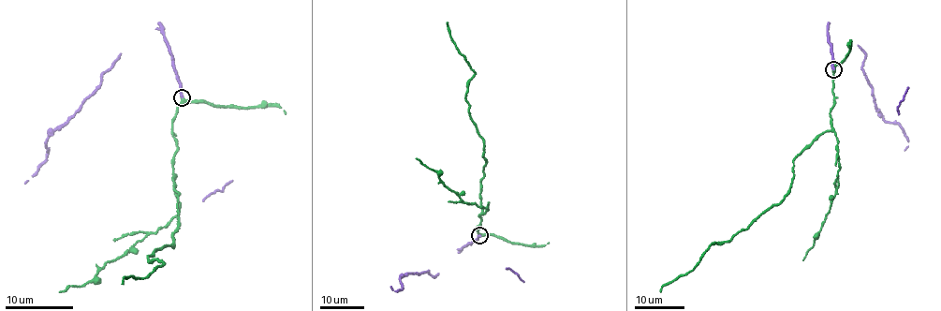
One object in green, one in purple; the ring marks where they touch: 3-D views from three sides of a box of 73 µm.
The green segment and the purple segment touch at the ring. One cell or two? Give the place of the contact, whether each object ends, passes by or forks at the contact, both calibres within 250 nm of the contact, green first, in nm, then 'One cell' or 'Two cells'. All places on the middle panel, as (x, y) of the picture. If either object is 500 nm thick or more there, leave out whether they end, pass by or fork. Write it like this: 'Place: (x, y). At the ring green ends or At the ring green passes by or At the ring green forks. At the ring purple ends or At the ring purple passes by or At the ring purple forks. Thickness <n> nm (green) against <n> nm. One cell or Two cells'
Place: (479, 235). At the ring green passes by. At the ring purple ends. Thickness 340 nm (green) against 300 nm. One cell

